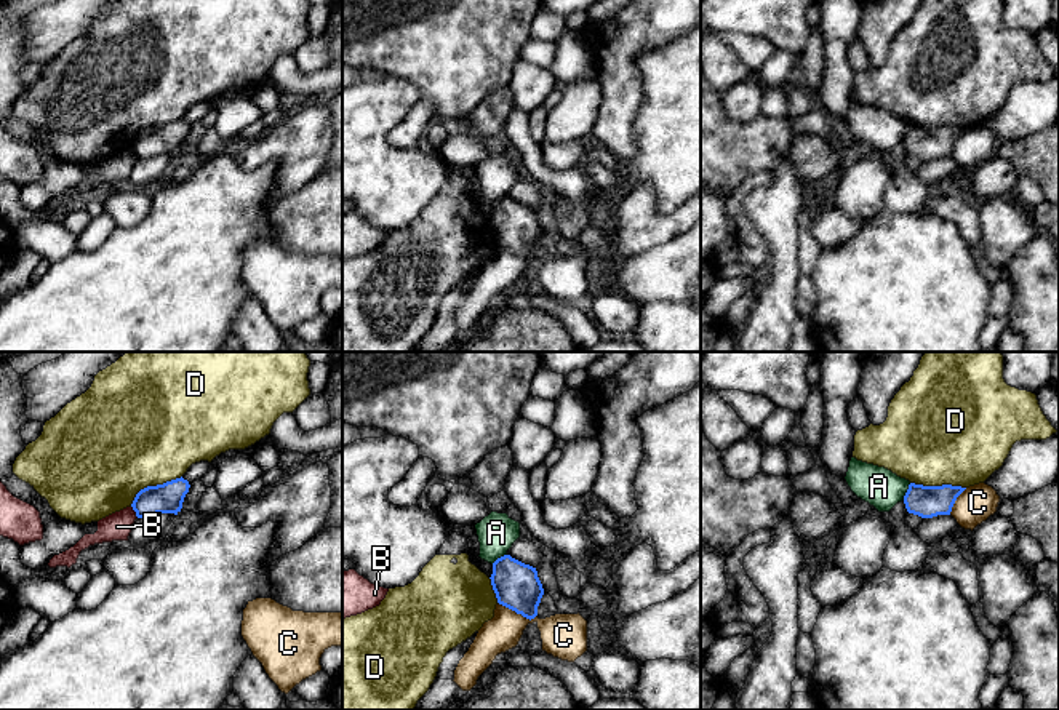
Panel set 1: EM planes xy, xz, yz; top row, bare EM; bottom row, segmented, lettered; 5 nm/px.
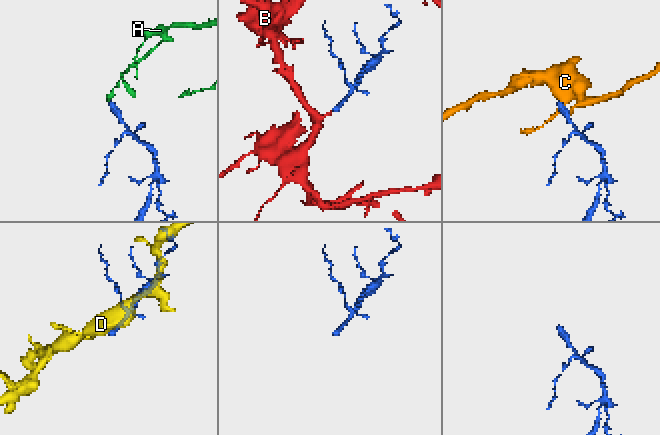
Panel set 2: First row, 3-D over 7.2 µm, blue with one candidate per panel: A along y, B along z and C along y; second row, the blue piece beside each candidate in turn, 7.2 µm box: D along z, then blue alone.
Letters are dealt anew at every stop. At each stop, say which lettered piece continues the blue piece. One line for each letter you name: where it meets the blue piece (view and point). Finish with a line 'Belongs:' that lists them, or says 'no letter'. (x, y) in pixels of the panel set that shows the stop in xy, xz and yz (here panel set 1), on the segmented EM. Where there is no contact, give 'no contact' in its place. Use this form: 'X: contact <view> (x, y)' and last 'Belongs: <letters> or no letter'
Belongs: no letter

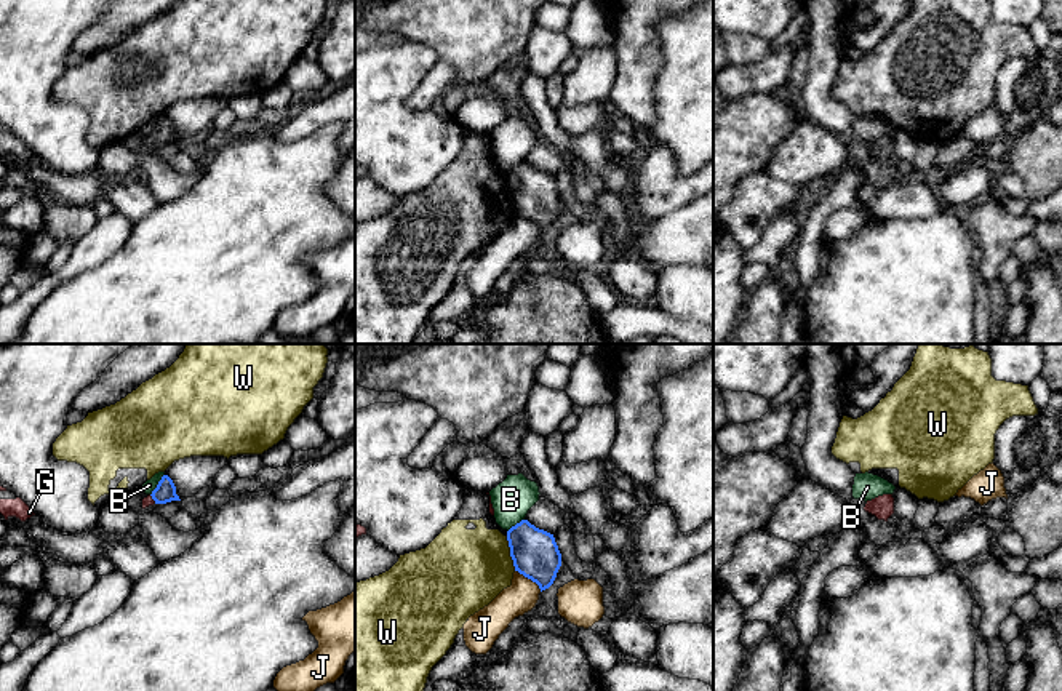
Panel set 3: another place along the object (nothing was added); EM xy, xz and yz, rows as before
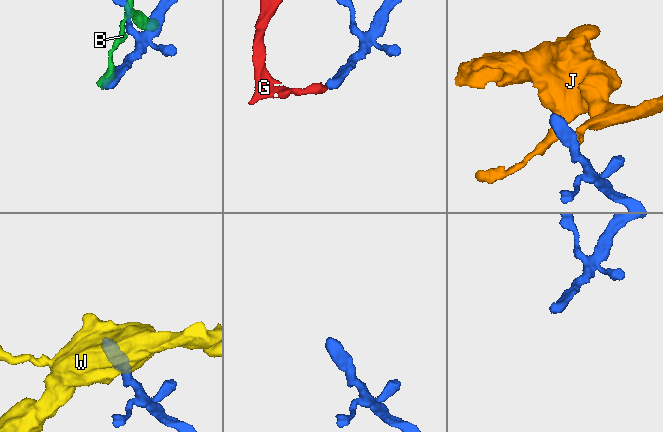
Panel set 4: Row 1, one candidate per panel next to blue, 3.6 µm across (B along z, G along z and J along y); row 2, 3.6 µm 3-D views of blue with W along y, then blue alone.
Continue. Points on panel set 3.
G: contact xy (152, 498)
Belongs: G

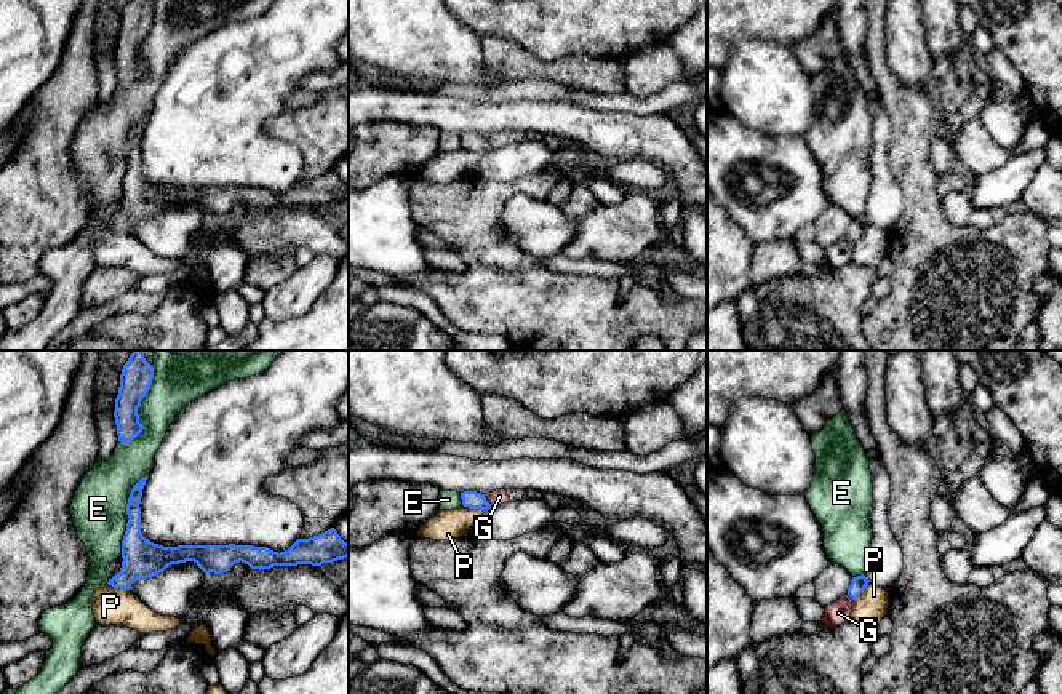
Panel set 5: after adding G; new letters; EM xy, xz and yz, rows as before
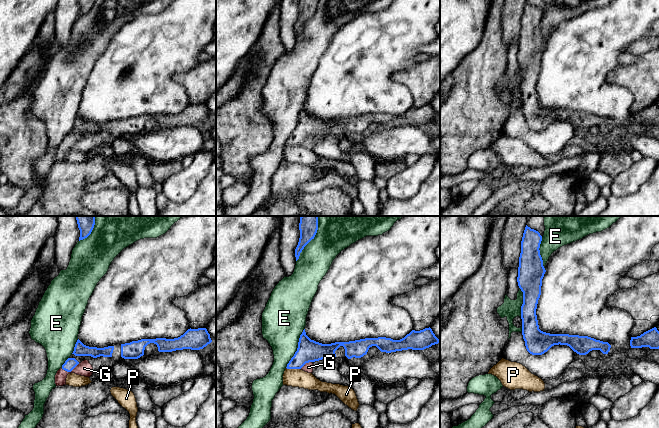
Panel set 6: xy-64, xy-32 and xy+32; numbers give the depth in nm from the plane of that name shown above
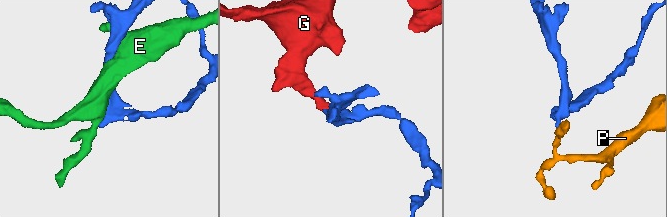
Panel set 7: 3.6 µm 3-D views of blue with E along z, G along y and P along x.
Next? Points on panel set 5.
G: contact xz (487, 501)
Belongs: G

